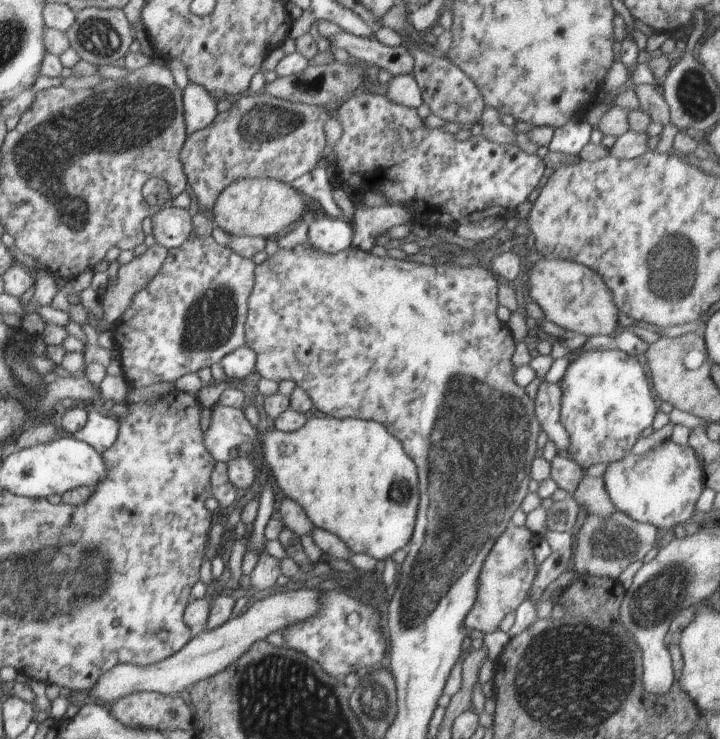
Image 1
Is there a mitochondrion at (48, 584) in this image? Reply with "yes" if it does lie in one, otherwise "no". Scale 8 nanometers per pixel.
yes

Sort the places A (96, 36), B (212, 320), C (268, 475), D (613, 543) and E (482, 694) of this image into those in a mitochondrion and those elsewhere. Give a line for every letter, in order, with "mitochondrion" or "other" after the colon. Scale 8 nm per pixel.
A: mitochondrion
B: mitochondrion
C: other
D: mitochondrion
E: other

